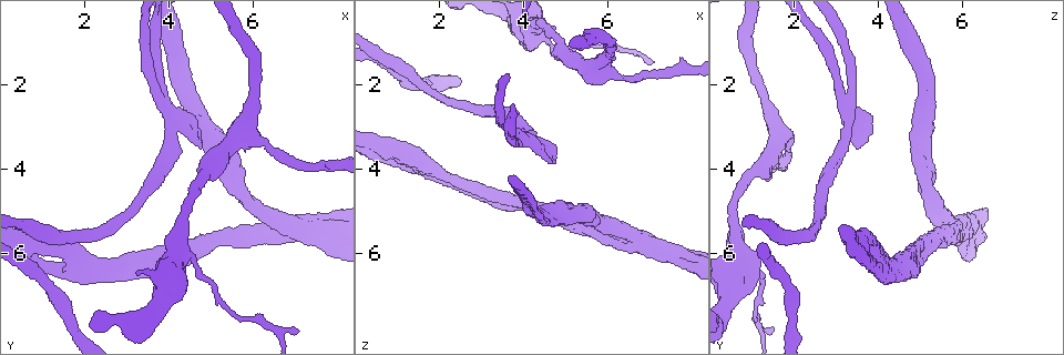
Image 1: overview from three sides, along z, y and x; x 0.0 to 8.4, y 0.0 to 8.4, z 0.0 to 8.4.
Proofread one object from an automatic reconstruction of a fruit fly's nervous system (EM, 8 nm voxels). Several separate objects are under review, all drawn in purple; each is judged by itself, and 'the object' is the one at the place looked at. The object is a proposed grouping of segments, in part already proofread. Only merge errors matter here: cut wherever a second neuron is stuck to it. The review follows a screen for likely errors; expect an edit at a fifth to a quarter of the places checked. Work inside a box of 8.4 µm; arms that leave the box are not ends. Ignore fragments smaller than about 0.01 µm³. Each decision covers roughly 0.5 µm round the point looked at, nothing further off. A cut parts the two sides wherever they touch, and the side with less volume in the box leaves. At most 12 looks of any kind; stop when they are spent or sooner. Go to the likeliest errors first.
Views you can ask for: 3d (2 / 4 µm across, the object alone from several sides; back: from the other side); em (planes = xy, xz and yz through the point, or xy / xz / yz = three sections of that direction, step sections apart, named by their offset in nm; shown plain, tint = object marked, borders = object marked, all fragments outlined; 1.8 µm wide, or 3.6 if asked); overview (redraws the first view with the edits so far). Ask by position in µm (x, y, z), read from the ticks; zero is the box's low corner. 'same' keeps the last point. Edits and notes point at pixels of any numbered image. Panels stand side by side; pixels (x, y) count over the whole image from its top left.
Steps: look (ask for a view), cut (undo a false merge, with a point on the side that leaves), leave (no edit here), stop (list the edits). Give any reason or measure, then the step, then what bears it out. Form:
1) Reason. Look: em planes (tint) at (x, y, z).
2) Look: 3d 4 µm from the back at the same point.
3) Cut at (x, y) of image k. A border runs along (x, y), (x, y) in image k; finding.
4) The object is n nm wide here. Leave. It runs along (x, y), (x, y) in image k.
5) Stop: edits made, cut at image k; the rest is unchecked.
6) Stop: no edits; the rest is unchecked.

Abrupt turn. Look: 3d 2 µm from the back at (4.10, 2.95, 3.30).

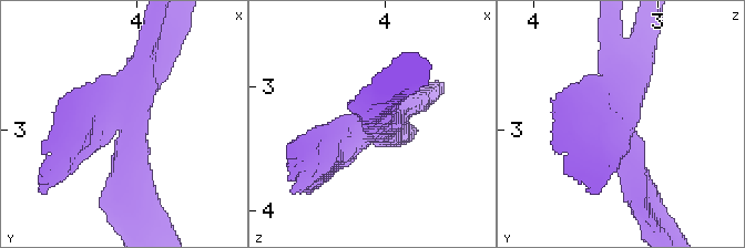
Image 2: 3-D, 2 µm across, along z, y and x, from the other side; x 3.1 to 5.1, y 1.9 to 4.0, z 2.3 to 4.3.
Look: em xy step 8 (tint) at (4.06, 3.02, 3.30).

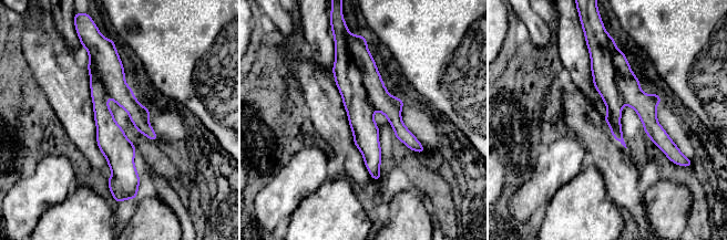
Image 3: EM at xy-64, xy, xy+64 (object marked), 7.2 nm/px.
Look: em planes (borders) at the same point.

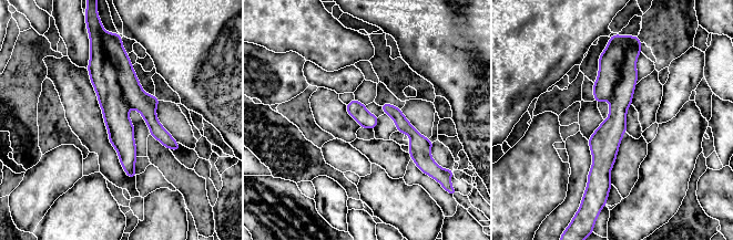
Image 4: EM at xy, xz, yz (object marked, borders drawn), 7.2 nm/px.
Cut at (135, 97) of image 4. The part that leaves runs along (109, 52), (154, 126), (175, 147) in image 4; two neurons meet here.

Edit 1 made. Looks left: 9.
Abrupt turn. Look: 3d 4 µm at (4.15, 6.25, 0.65).

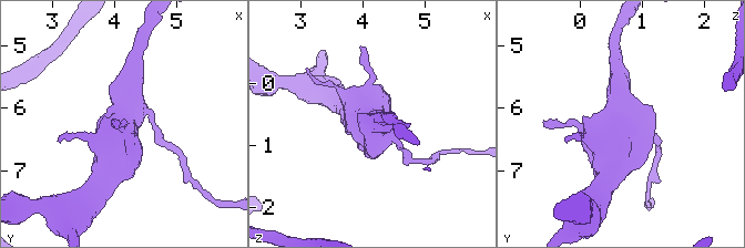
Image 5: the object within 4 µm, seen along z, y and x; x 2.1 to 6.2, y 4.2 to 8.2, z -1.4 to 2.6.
Look: em 3.6 µm planes (plain) at the same point.

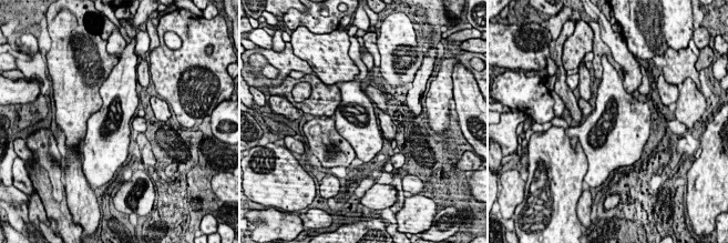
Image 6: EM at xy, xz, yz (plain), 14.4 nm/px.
Look: em 3.6 µm planes (borders) at the same point.

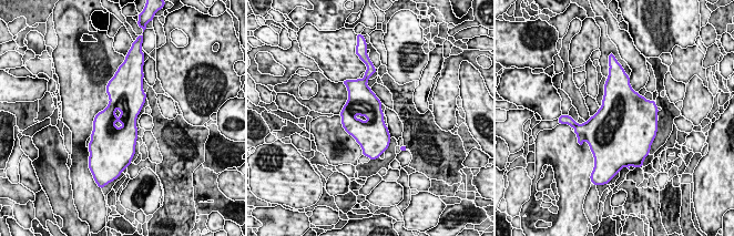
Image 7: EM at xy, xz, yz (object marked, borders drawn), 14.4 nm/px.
The object is 600 nm wide here. Leave. All the same neuron.

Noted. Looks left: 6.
A fork. Look: em planes (tint) at (5.35, 3.50, 5.05).

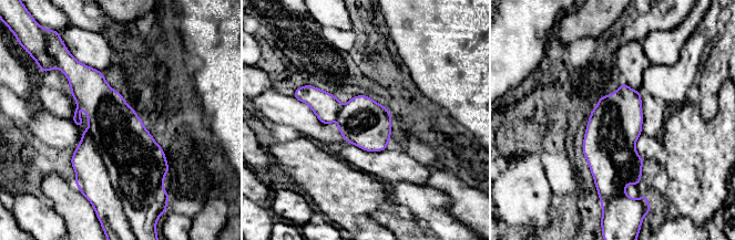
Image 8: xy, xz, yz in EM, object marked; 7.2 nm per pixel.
The object is 360 nm wide here. Leave. Continuous, no second neuron.

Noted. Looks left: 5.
Look: em planes (plain) at (0.50, 5.75, 3.45).

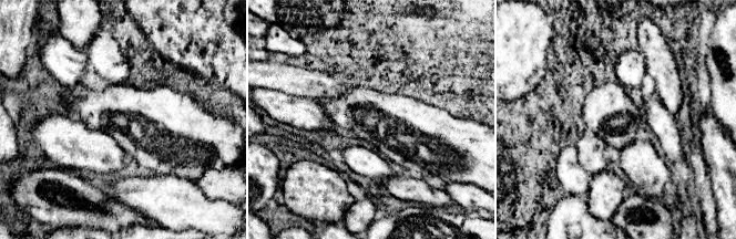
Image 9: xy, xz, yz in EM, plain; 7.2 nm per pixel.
With the object marked. Look: em planes (tint) at the same point.

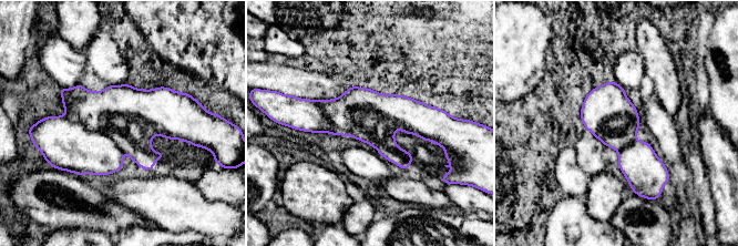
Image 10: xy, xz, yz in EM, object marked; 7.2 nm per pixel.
Leave. It runs along (304, 119), (418, 118), (437, 130) in image 10; continuous, no second neuron.

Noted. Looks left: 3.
Look: overview.

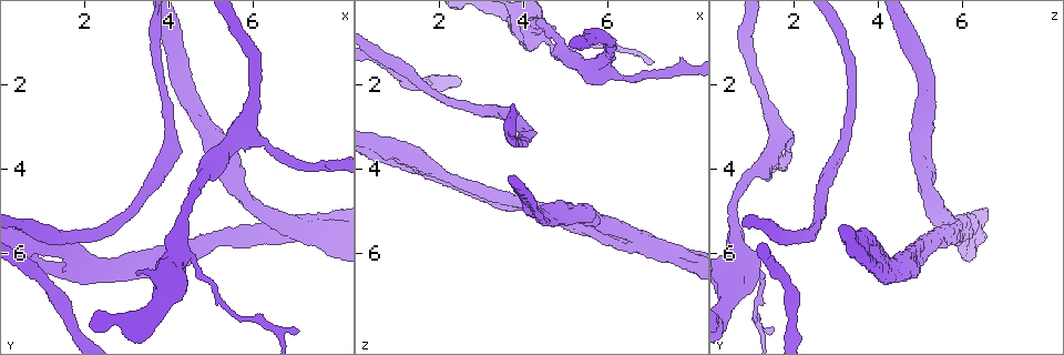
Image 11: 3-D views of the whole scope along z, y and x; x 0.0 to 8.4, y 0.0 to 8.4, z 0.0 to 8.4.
A fork. Look: em planes (tint) at (4.10, 1.50, 4.90).

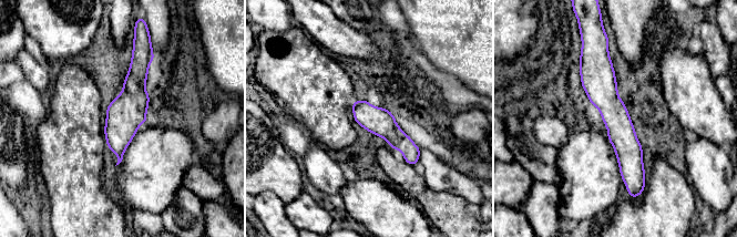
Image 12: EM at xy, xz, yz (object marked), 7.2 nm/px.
Leave. It runs along (605, 53), (630, 184) in image 12; all the same neuron.

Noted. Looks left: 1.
Stop: edits made, cut at image 4; the rest is unchecked.

